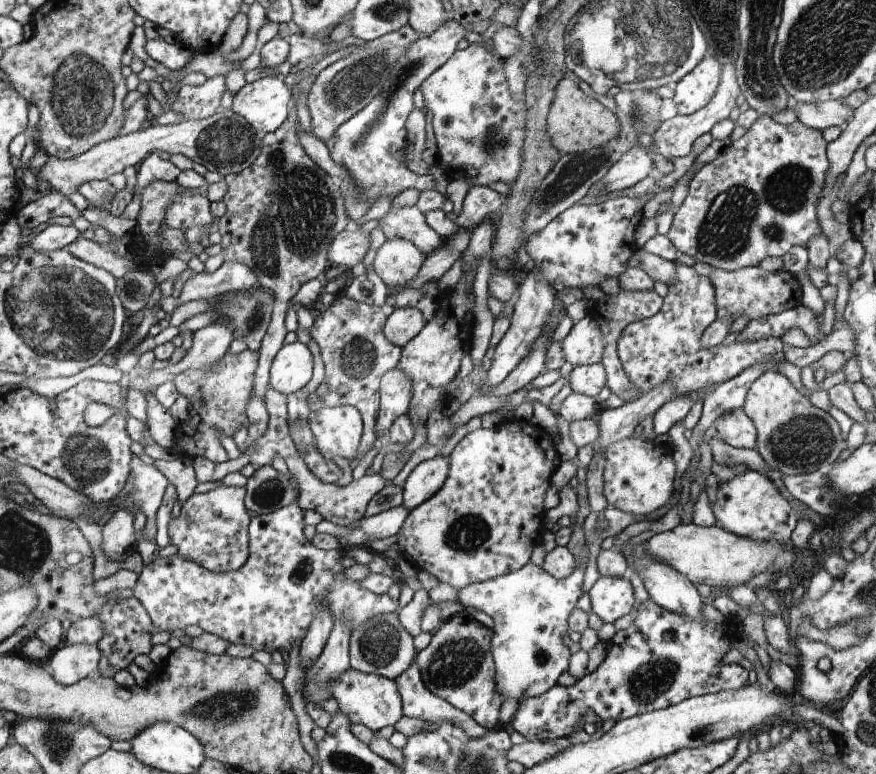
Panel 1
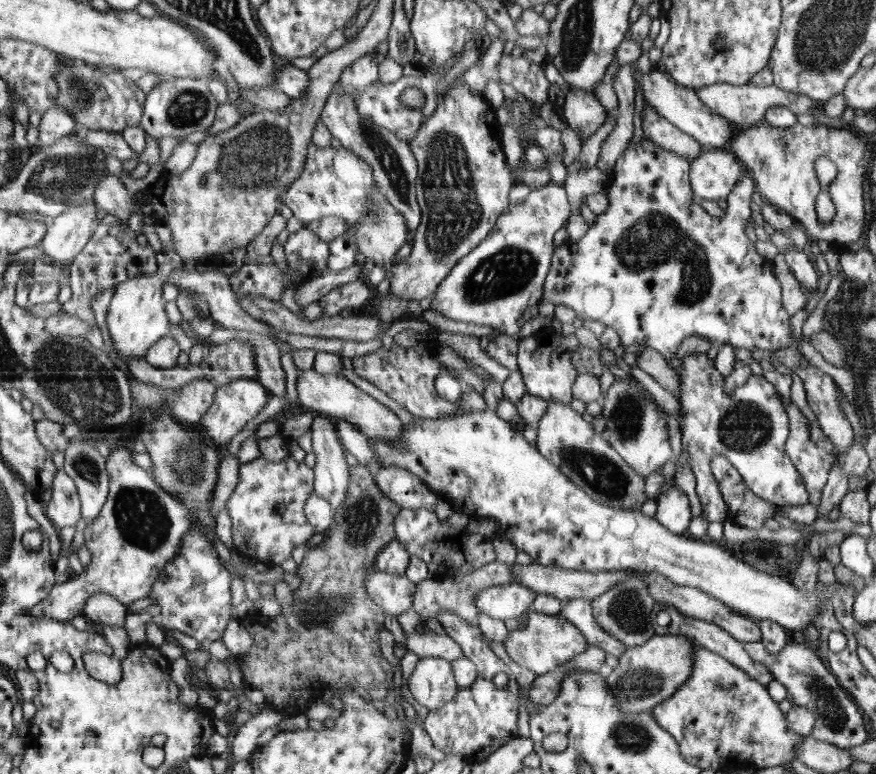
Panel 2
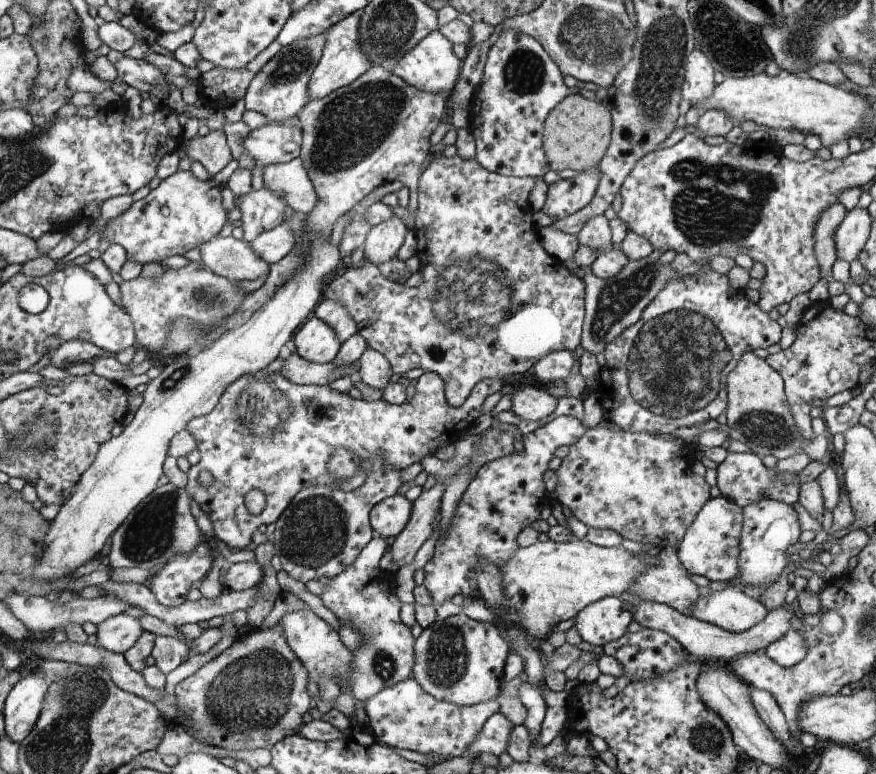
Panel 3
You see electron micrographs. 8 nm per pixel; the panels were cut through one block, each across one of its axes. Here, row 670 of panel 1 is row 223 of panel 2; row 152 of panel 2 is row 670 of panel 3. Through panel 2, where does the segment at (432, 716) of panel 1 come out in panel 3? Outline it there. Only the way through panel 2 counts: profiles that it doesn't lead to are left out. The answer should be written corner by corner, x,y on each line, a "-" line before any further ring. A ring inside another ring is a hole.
378,534
362,549
354,564
344,573
327,581
325,591
320,594
324,606
330,609
340,623
350,621
362,634
363,643
353,652
353,672
349,677
352,694
357,700
367,701
382,690
394,687
399,682
413,678
416,662
415,642
409,626
400,620
402,600
396,598
392,591
382,592
378,586
378,562
384,552
388,552
391,541

